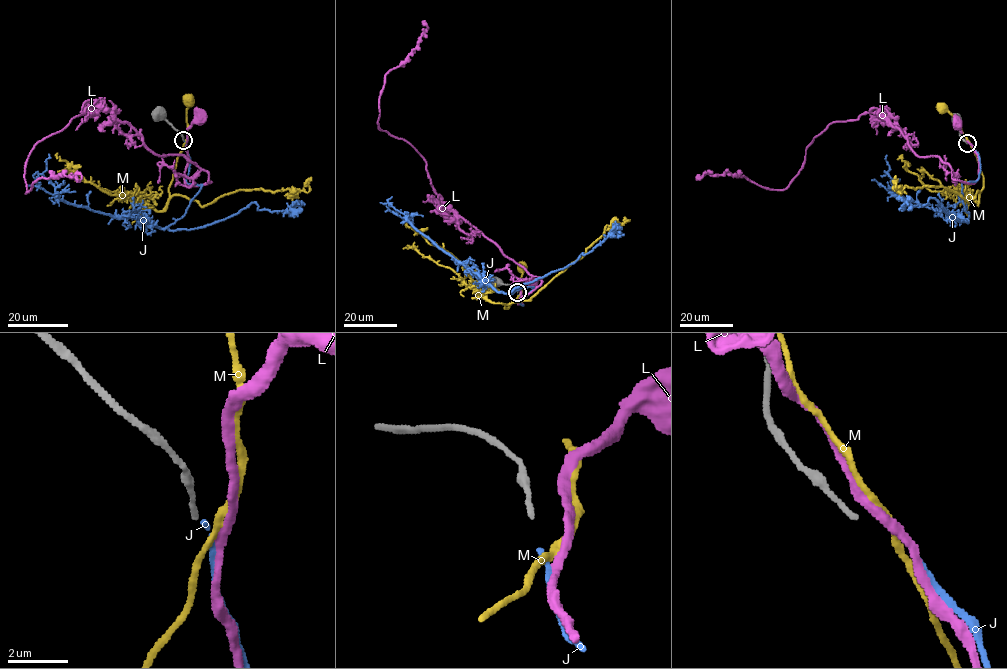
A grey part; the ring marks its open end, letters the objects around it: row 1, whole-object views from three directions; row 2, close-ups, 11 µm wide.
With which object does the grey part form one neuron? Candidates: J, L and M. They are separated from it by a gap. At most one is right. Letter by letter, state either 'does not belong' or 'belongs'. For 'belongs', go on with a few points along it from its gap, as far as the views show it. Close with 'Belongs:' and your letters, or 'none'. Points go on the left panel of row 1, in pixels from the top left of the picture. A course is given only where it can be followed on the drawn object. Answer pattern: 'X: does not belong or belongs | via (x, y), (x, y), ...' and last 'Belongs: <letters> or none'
J: belongs | via (184, 140), (189, 157), (186, 180), (201, 188), (186, 213), (165, 228), (61, 201), (42, 173), (48, 154)
L: does not belong
M: does not belong
Belongs: J

